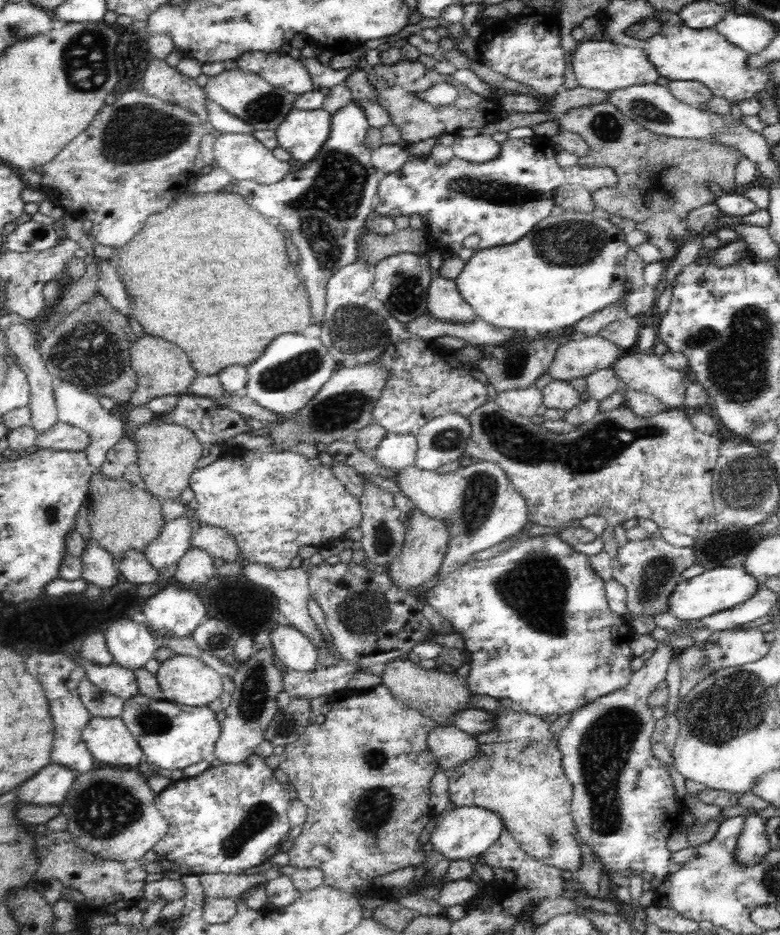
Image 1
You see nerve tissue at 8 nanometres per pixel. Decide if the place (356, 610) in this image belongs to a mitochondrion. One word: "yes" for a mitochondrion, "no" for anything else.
yes

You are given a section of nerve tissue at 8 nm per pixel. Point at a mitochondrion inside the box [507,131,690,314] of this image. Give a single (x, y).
(577, 242)

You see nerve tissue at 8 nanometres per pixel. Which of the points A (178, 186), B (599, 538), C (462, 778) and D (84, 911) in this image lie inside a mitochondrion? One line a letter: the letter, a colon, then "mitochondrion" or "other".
A: other
B: other
C: other
D: other

